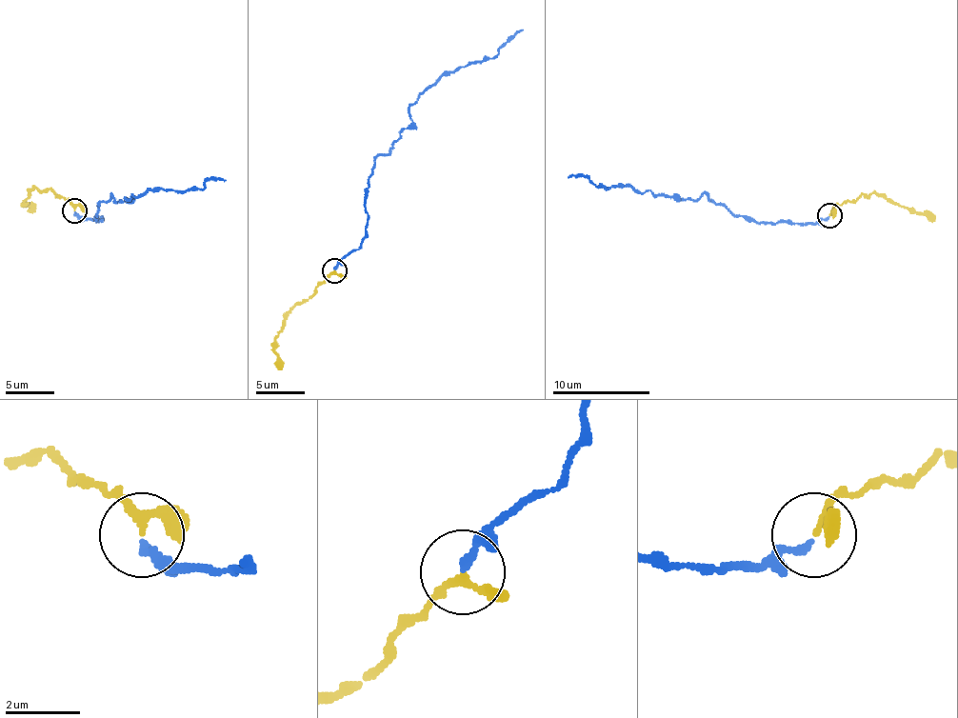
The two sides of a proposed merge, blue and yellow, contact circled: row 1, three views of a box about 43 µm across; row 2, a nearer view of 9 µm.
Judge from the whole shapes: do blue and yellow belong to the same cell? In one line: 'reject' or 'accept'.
accept

